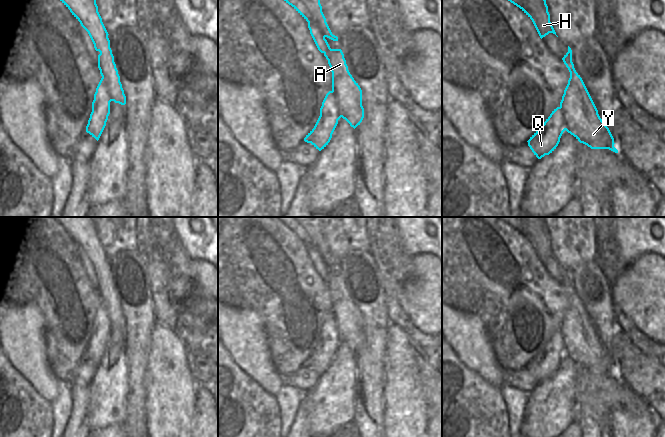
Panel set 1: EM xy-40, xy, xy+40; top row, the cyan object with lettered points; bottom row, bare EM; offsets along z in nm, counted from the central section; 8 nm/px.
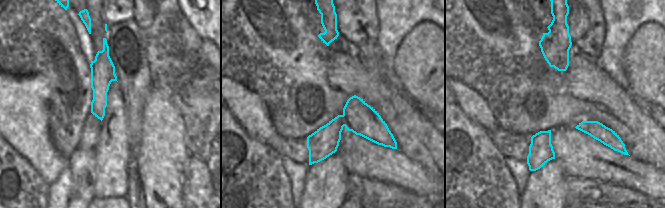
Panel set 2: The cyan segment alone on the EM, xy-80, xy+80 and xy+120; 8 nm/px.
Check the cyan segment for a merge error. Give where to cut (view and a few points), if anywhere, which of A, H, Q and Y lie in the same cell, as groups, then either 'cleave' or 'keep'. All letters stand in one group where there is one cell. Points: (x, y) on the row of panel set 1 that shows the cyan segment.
cut in xy-40 along (100, 52), (103, 79), (113, 100); A H Y / Q; cleave

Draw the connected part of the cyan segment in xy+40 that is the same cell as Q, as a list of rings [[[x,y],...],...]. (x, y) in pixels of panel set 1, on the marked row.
[[[557,107],[527,141],[528,146],[534,155],[541,159],[556,149],[565,130],[564,110],[561,107]]]

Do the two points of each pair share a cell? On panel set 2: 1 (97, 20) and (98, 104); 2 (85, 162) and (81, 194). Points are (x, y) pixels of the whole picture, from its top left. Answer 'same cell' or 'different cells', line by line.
1: same cell
2: same cell

